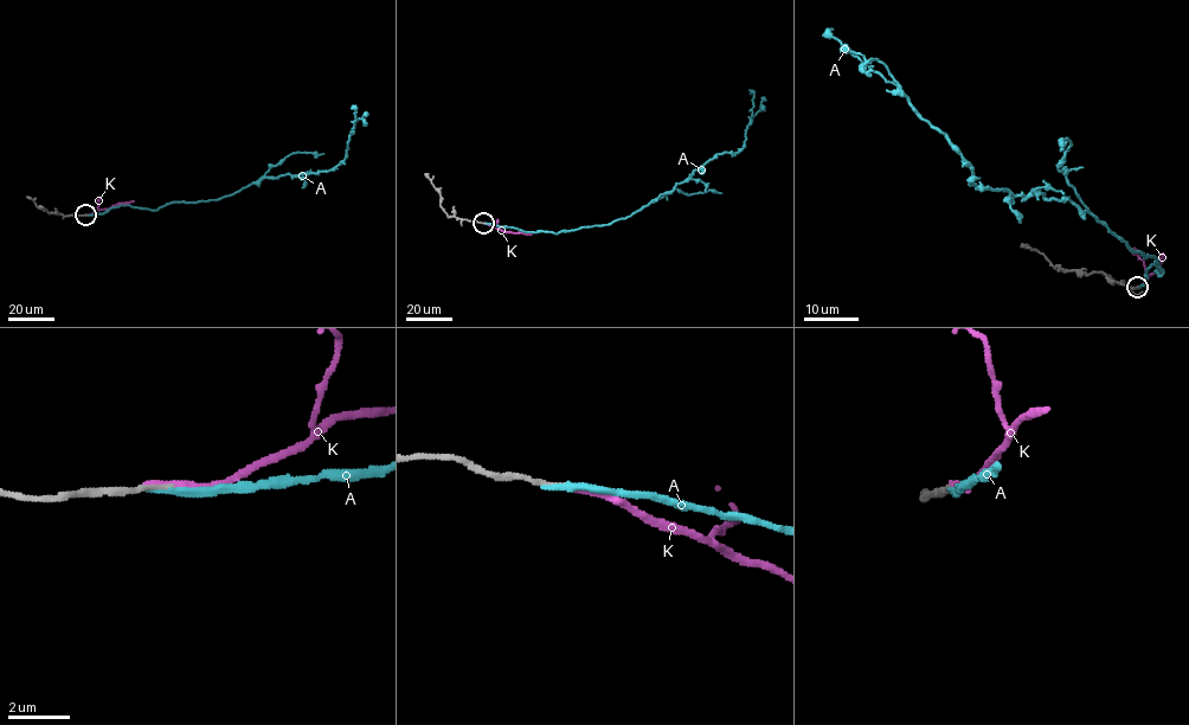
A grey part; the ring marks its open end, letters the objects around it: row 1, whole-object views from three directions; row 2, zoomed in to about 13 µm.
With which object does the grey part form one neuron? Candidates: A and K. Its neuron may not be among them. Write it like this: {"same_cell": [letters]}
{"same_cell": ["K"]}

